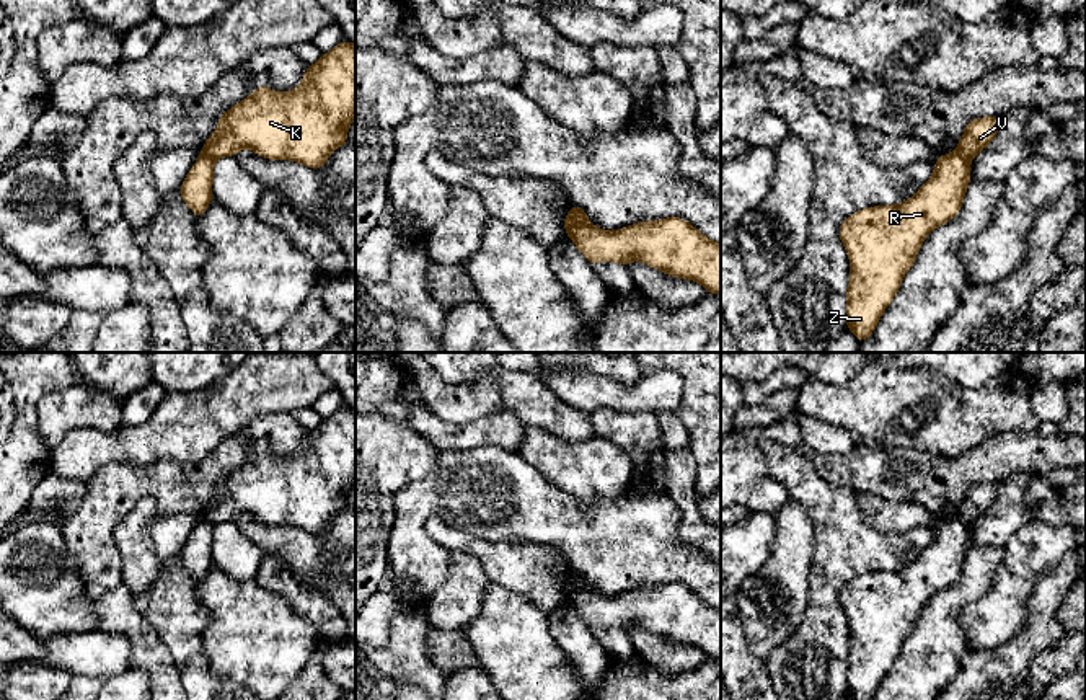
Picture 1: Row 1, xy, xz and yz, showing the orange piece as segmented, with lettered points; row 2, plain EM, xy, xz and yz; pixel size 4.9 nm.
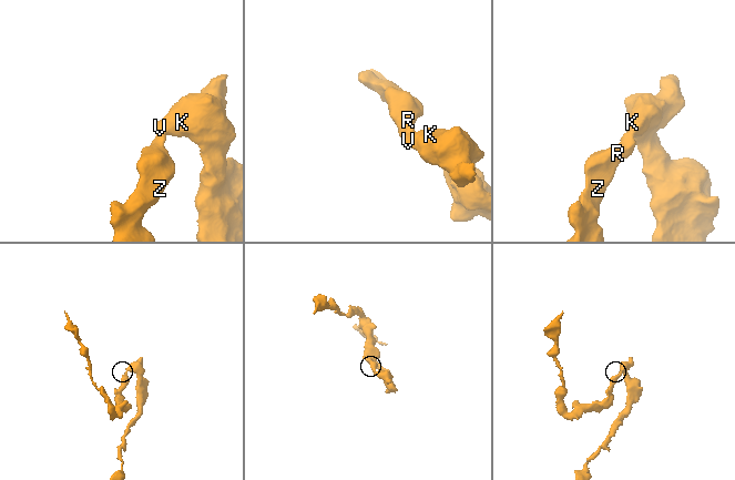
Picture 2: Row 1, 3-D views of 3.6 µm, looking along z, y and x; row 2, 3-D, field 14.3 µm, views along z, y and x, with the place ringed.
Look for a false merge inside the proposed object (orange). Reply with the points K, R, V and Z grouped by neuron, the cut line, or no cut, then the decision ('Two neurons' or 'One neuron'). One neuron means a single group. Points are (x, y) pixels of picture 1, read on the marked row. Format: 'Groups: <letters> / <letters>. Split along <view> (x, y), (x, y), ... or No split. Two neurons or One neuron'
Groups: K V / R Z. Split along xz (586, 221), (566, 232). Two neurons

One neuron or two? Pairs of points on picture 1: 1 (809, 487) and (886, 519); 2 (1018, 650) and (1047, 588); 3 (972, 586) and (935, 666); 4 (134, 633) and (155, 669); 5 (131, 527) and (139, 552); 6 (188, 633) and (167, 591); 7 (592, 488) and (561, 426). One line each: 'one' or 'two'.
1: two
2: one
3: one
4: one
5: one
6: one
7: two

